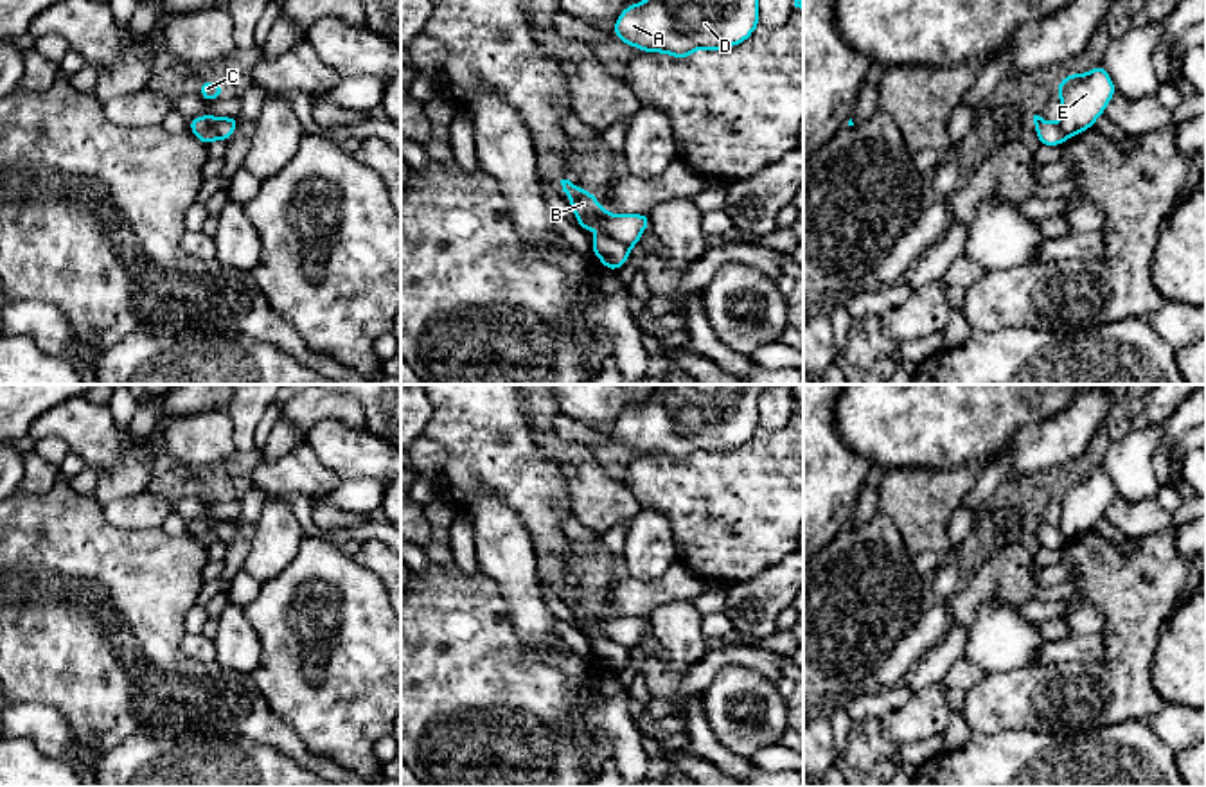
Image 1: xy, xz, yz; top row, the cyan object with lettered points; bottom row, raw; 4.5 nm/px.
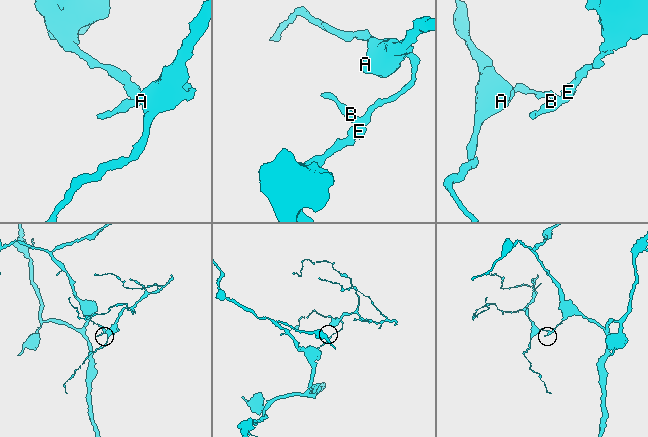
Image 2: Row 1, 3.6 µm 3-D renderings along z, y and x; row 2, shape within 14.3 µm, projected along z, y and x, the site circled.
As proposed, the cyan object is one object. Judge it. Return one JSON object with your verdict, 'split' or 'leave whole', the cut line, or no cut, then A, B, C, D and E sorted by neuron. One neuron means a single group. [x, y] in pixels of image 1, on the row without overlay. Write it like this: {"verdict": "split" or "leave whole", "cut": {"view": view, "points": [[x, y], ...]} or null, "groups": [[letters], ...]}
{"verdict": "split", "cut": {"view": "xz", "points": [[599, 636], [619, 642], [629, 651]]}, "groups": [["A", "B", "D"], ["C", "E"]]}

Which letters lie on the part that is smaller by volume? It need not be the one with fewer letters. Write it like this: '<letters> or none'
A, B, D

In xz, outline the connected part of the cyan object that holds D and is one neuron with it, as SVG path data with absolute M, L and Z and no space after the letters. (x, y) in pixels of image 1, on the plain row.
M658 385L640 406L629 406L613 428L615 438L642 455L685 462L696 453L721 455L758 431L758 402L769 385Z

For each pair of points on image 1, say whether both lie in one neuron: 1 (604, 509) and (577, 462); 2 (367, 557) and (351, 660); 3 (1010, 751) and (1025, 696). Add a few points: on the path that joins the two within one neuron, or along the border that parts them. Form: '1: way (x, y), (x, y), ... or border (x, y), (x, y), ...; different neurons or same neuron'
1: way (595, 498), (583, 473); same neuron
2: border (353, 557), (381, 583); different neurons
3: border (975, 730), (984, 733), (1010, 730), (1057, 733); different neurons

